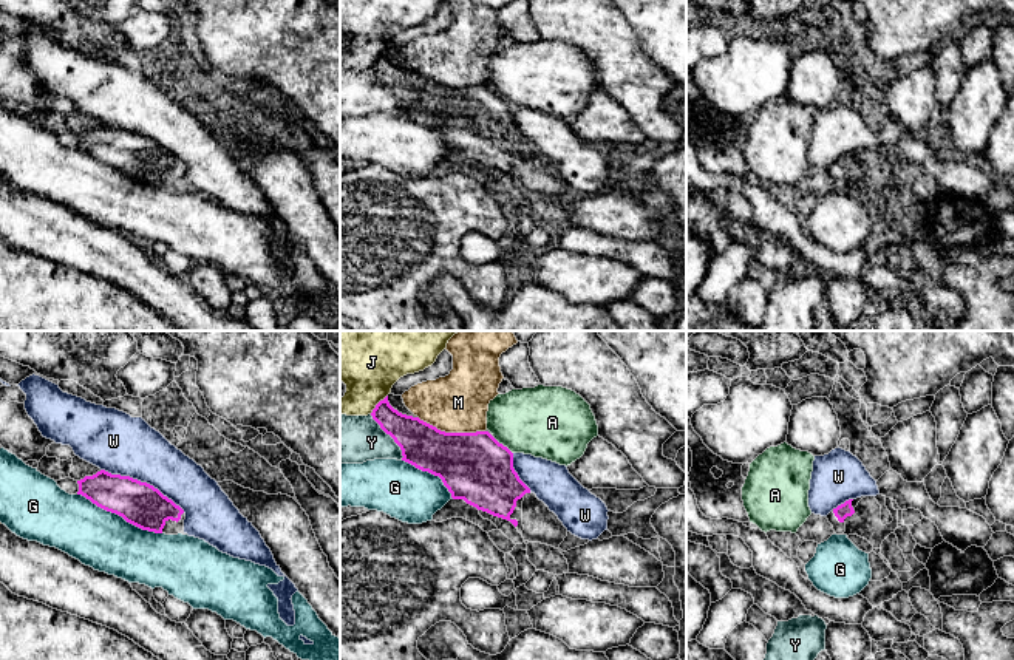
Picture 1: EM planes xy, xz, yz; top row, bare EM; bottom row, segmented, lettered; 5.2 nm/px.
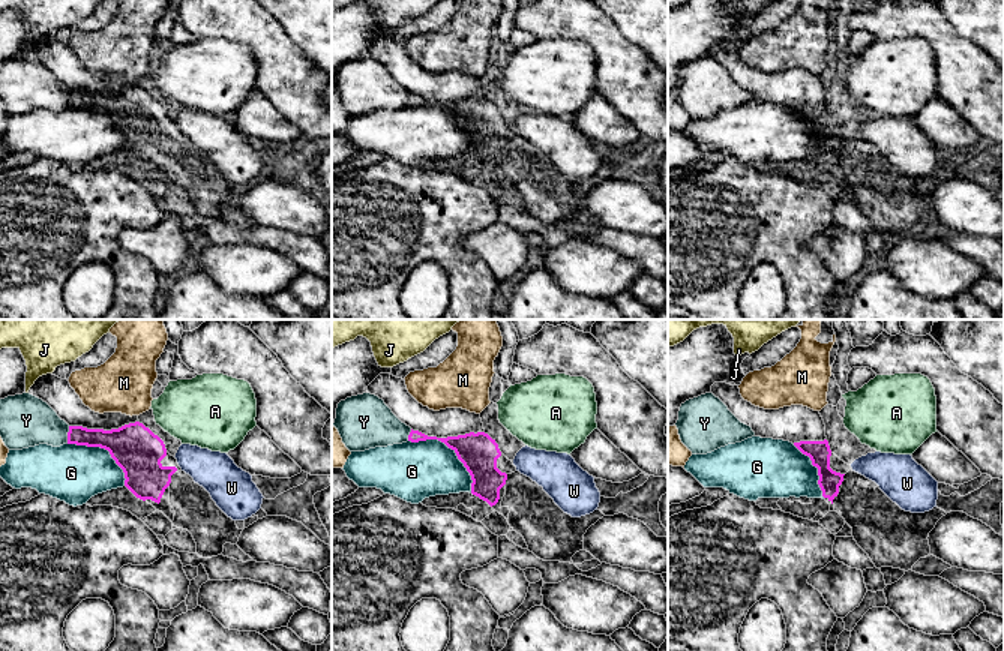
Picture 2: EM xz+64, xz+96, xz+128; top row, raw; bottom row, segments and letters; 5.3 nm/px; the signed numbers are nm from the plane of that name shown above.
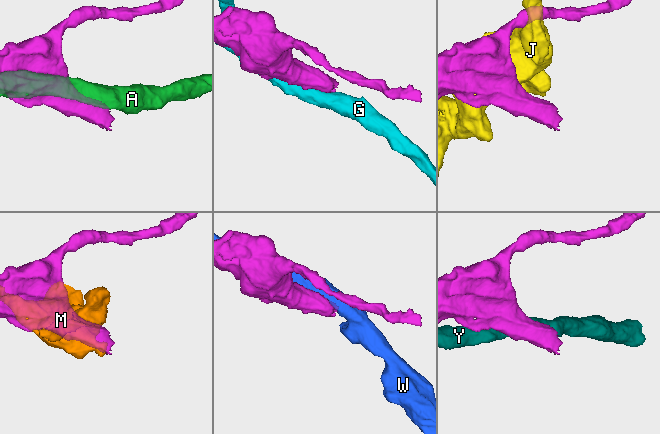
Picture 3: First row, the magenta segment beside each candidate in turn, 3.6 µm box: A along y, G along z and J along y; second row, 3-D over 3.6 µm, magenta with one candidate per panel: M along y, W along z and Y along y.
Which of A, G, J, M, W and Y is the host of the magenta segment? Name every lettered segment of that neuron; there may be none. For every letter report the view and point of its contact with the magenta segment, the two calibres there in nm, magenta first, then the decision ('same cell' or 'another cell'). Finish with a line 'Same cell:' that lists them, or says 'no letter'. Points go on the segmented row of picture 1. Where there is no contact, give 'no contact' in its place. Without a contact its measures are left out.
A: meets magenta in xz at (501, 444); 360 nm thick on the magenta side, 360 nm on the other; another cell
G: meets magenta in xy at (119, 515); 220 nm thick on the magenta side, 300 nm on the other; another cell
J: meets magenta in xz at (377, 404); 180 nm thick on the magenta side, 380 nm on the other; another cell
M: meets magenta in xz at (452, 433); 360 nm thick on the magenta side, 300 nm on the other; another cell
W: meets magenta in xy at (142, 483); 220 nm thick on the magenta side, 320 nm on the other; another cell
Y: meets magenta in xz at (391, 436); 240 nm thick on the magenta side, 260 nm on the other; another cell
Same cell: no letter

